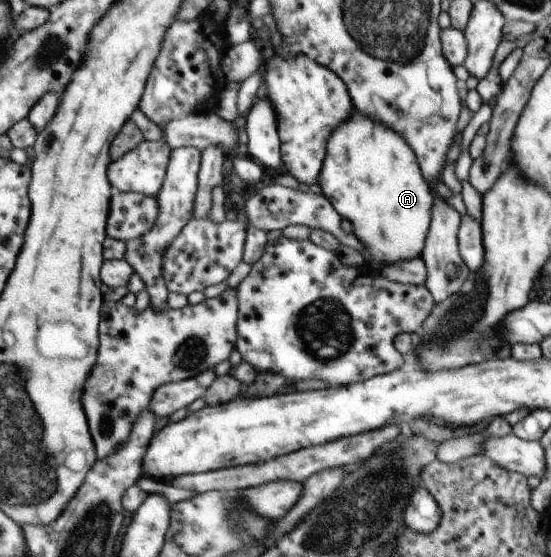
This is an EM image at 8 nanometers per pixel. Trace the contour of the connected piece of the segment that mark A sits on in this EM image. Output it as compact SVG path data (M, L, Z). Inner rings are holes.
M354 111L327 141L318 184L337 213L352 223L370 270L400 266L423 253L435 197L400 132Z

